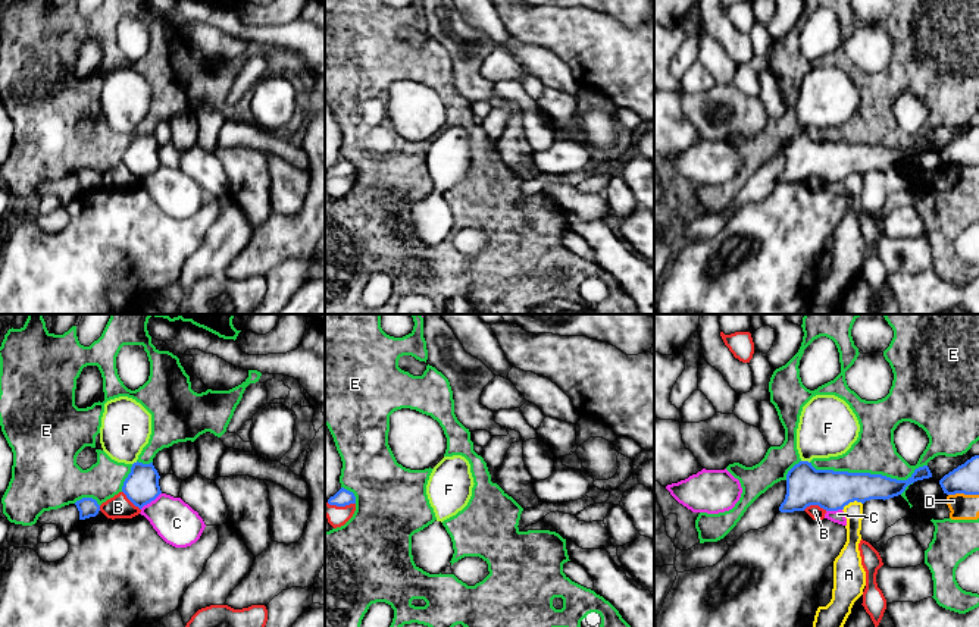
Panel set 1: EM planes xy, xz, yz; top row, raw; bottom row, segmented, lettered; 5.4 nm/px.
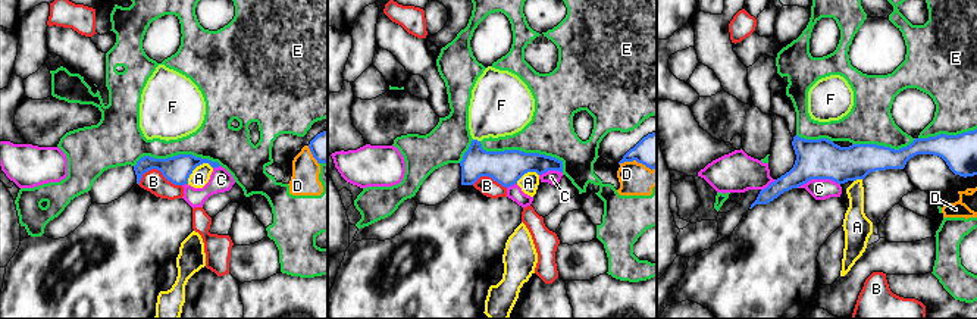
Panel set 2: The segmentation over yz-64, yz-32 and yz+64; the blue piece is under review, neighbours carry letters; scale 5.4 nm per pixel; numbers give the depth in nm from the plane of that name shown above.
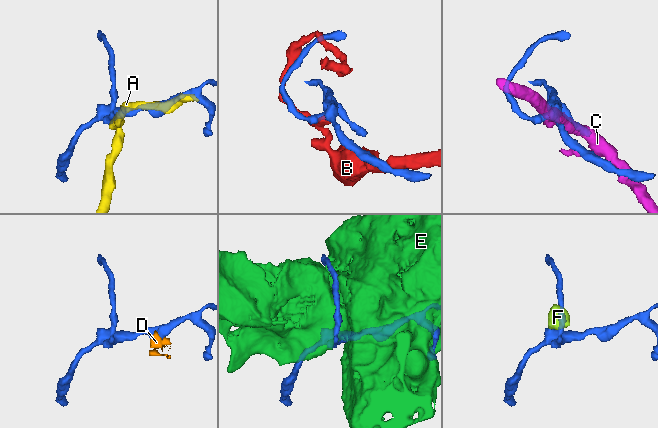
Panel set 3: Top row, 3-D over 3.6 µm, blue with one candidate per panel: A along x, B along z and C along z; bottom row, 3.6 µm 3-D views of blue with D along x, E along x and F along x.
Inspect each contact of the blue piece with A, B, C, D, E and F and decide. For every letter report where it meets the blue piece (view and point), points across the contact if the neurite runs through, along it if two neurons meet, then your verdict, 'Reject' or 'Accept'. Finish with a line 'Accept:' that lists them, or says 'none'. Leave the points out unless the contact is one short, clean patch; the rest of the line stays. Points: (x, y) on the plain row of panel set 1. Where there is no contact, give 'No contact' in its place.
A: Touches blue at yz (851, 172). Reject
B: Touches blue at yz (815, 175). Reject
C: Touches blue at xy (150, 172). Reject
D: Touches blue at yz (963, 163). Boundary: yz (978, 165), (948, 166). Reject
E: Touches blue at yz (868, 144). Reject
F: Touches blue at yz (806, 132). Path across: yz (832, 162), (806, 132), (809, 118), (828, 99). Accept
Accept: F

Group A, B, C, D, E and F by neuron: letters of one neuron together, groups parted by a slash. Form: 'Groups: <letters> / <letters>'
Groups: A / B / C / D E / F

